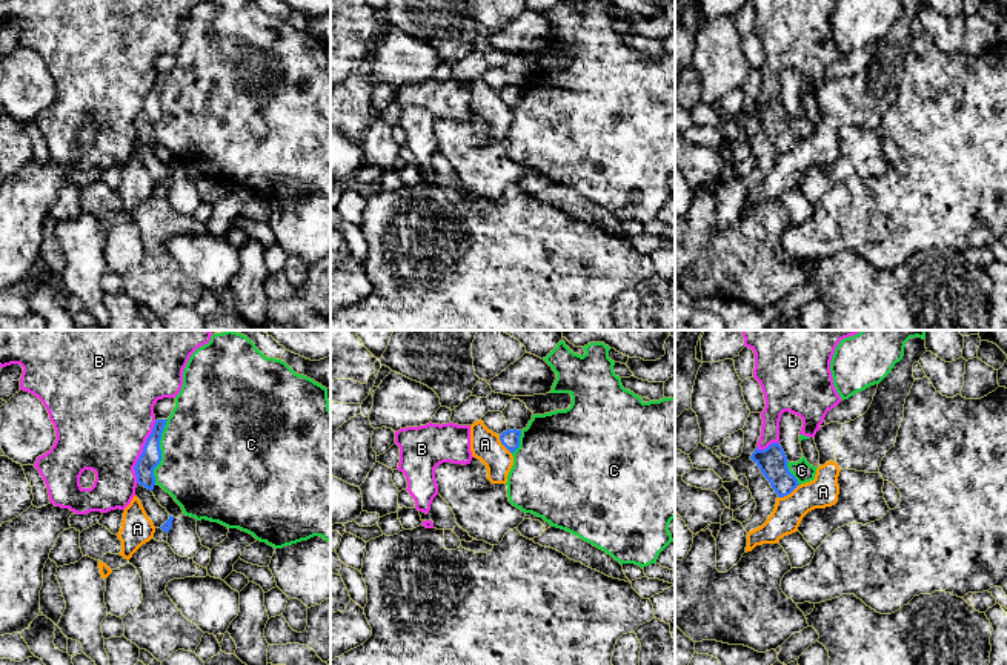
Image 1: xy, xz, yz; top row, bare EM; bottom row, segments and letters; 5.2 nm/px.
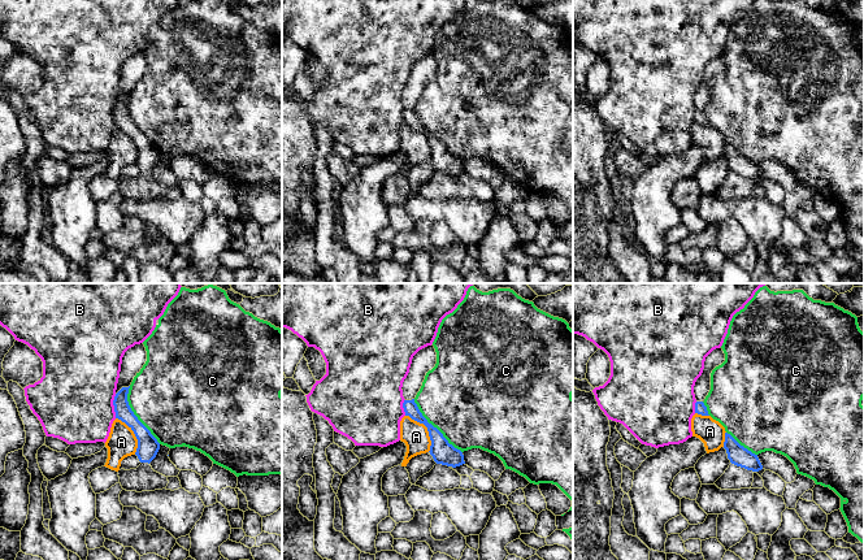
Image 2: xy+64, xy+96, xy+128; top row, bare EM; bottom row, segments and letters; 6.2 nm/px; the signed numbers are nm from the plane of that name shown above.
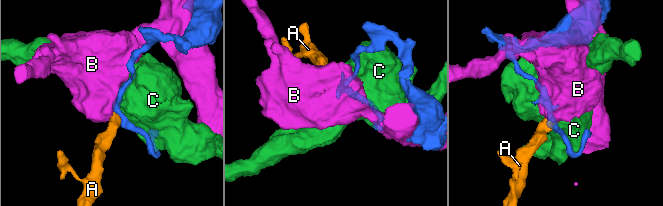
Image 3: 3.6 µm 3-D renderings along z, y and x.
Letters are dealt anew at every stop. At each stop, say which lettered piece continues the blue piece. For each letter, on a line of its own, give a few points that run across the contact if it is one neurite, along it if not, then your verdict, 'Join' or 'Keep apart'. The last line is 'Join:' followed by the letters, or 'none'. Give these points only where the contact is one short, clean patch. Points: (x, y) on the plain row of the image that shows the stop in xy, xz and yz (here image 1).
A: Line: yz (798, 140), (789, 149), (778, 154). Keep apart
B: Keep apart
C: Keep apart
Join: none

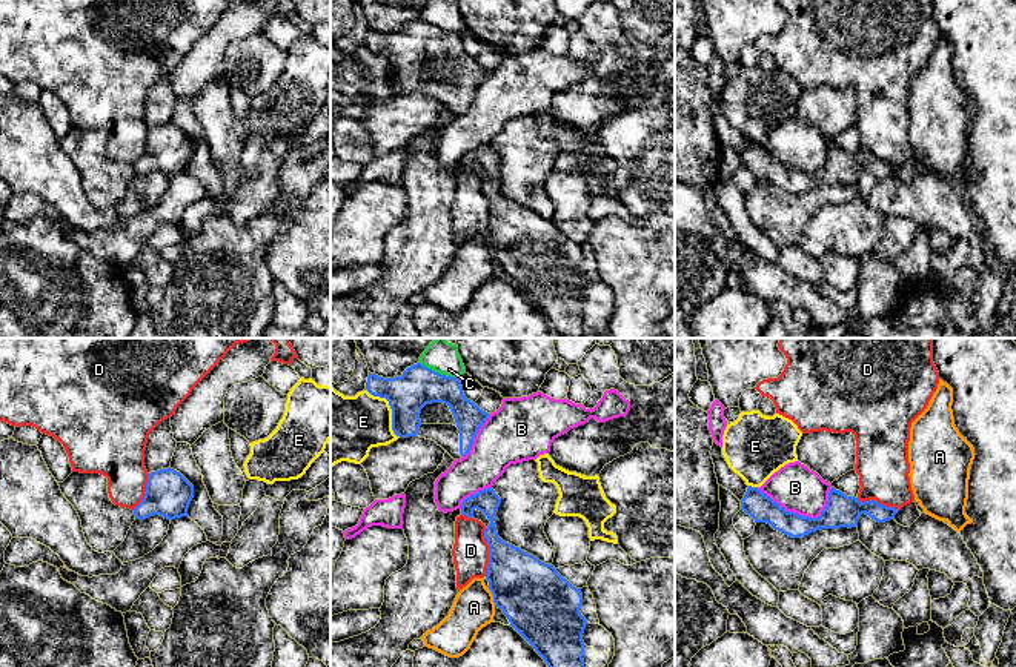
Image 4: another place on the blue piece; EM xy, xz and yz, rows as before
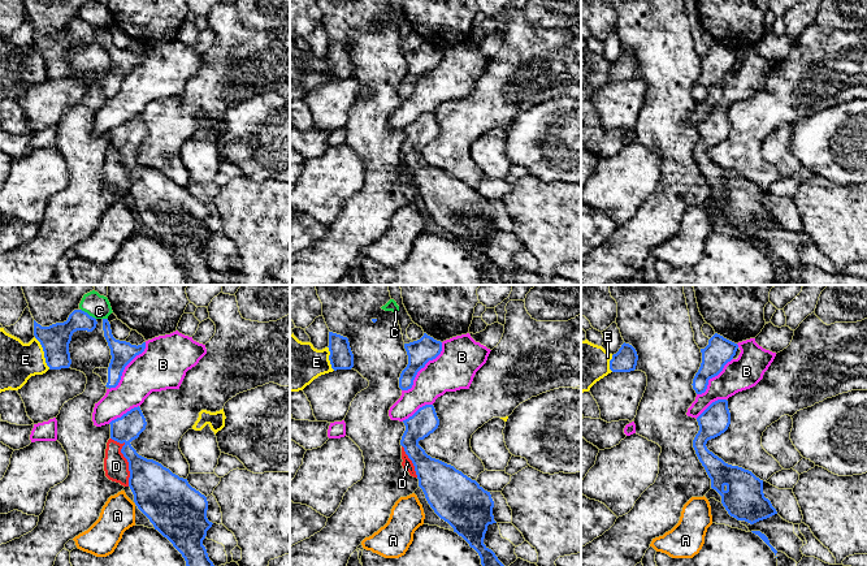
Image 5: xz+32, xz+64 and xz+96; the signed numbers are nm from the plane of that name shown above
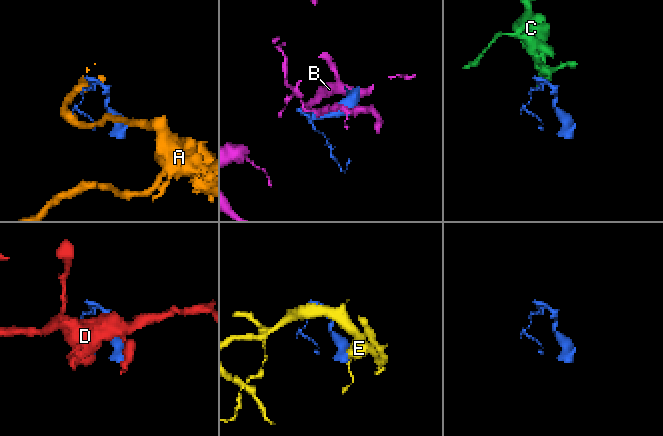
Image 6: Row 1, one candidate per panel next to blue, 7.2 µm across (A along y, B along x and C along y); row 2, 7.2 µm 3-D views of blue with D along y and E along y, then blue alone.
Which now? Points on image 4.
A: Line: xz (488, 245), (495, 262). Keep apart
B: Keep apart
C: Line: xz (420, 17), (441, 29), (457, 33). Keep apart
D: Line: xz (484, 183), (488, 200), (486, 231). Keep apart
E: Keep apart
Join: none

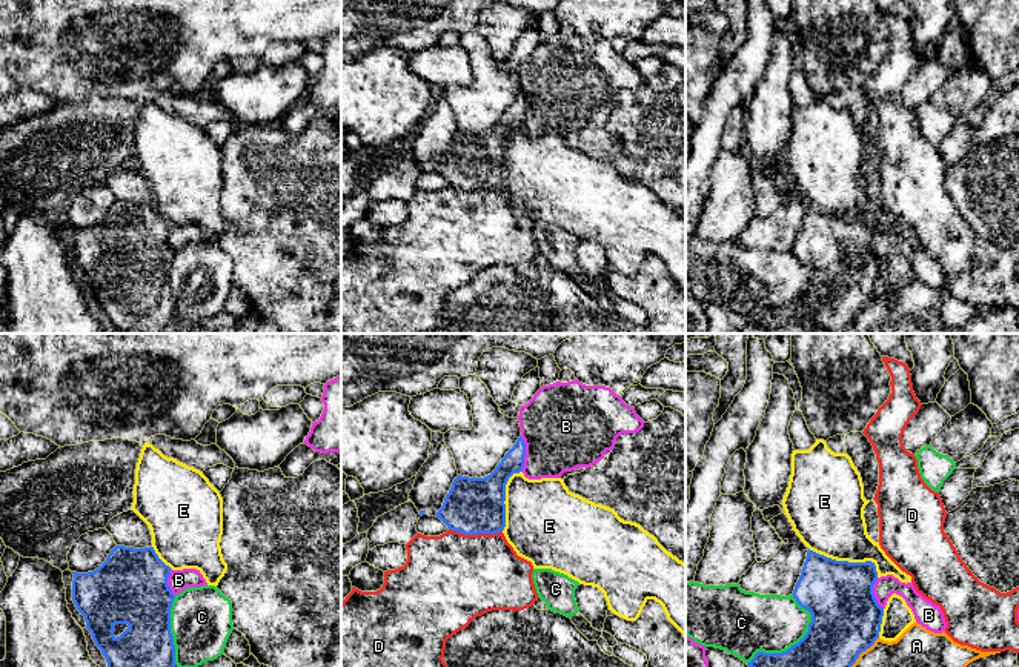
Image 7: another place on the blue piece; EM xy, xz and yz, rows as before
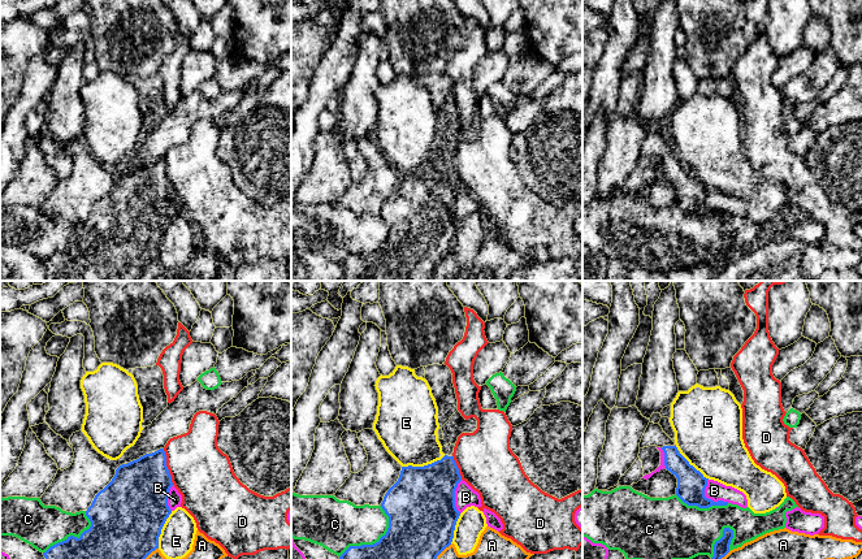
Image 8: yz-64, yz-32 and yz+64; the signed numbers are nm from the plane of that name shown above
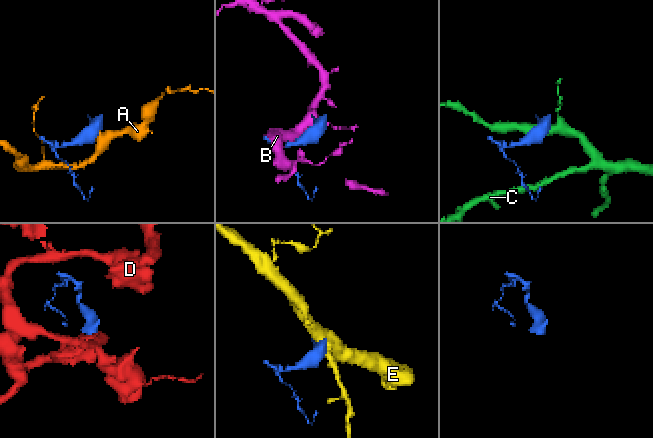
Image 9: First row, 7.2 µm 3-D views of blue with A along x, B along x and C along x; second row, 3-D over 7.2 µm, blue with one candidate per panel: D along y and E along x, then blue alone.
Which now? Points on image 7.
A: Keep apart
B: Keep apart
C: Keep apart
D: Line: xz (449, 183), (464, 189), (501, 188). Keep apart
E: Keep apart
Join: none

